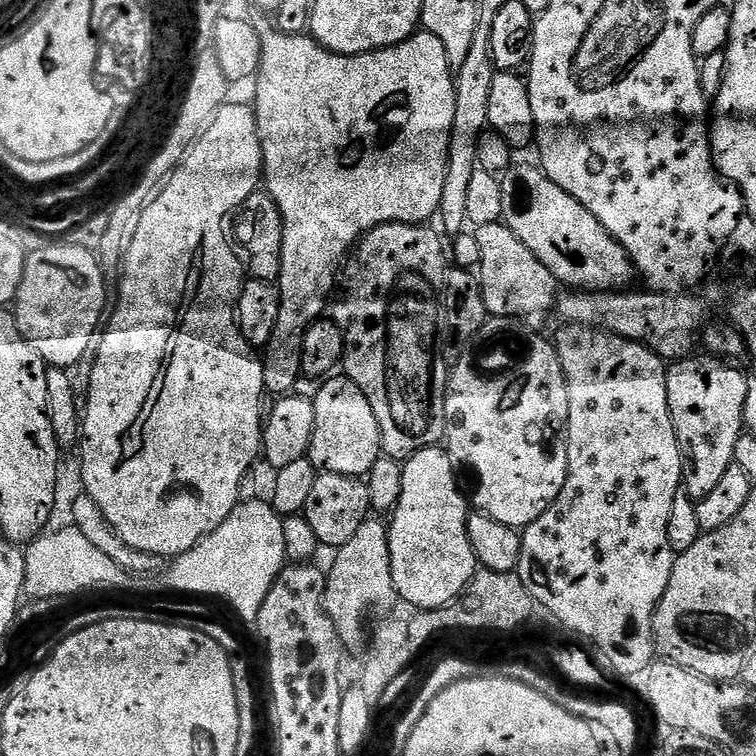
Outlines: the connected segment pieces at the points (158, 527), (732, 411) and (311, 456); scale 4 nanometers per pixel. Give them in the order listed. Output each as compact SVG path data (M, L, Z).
M225 102L216 111L207 128L188 149L176 171L168 177L164 187L142 213L142 222L138 222L138 234L134 234L134 242L130 242L128 253L124 255L122 271L119 273L120 297L116 300L116 309L113 312L111 309L110 319L107 321L108 329L106 324L94 348L96 361L93 362L92 373L88 376L88 405L83 405L82 408L82 439L78 445L78 453L80 452L80 472L84 475L83 491L94 498L94 502L98 502L98 510L102 510L106 522L110 522L110 526L118 534L118 538L126 542L126 546L165 558L180 556L199 540L218 530L222 522L226 522L226 518L239 504L238 485L241 484L242 476L251 473L262 452L260 399L266 396L264 366L261 357L240 332L237 324L237 308L246 281L246 268L229 233L228 236L224 233L224 216L220 212L235 213L244 203L244 199L261 187L264 159L256 129L255 111L249 105L247 108L244 104L232 103Z
M689 354L667 365L666 394L684 459L682 488L691 500L698 501L714 490L722 474L734 463L734 446L738 446L738 438L745 431L744 407L750 380L736 369L735 363L719 355L696 355Z
M336 374L321 383L312 405L314 434L307 459L320 472L367 477L374 462L378 462L382 449L378 418L374 418L374 409L370 407L370 402L366 402L366 394L362 394L362 390L358 390L356 383L347 375Z

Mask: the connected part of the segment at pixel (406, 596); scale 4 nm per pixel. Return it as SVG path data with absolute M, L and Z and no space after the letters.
M433 446L418 450L403 461L403 466L402 494L390 513L392 521L388 520L386 524L393 584L397 597L412 603L417 610L441 608L460 597L464 587L478 571L476 555L468 537L470 504L468 508L459 486L456 485L456 472L452 469L454 461L443 447Z

